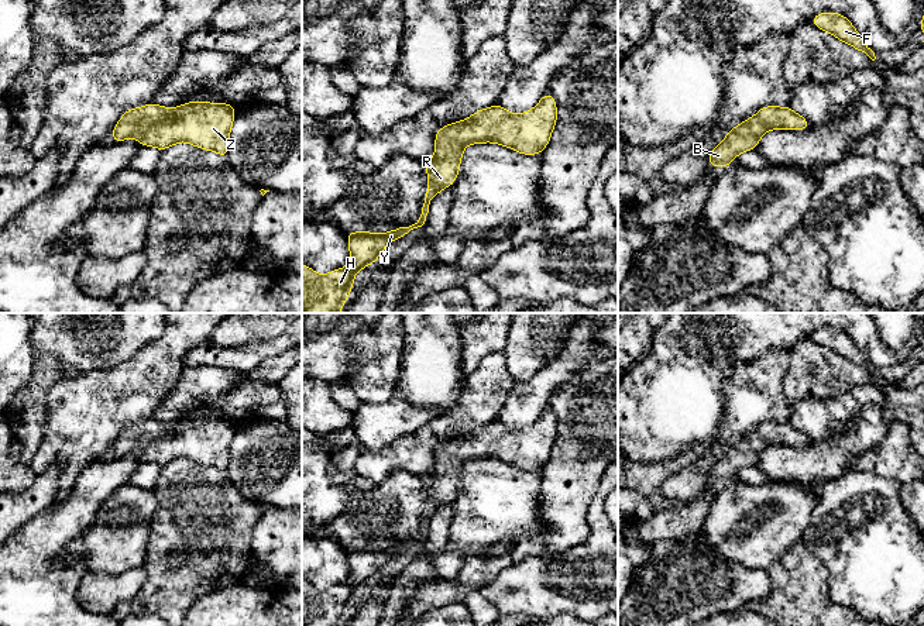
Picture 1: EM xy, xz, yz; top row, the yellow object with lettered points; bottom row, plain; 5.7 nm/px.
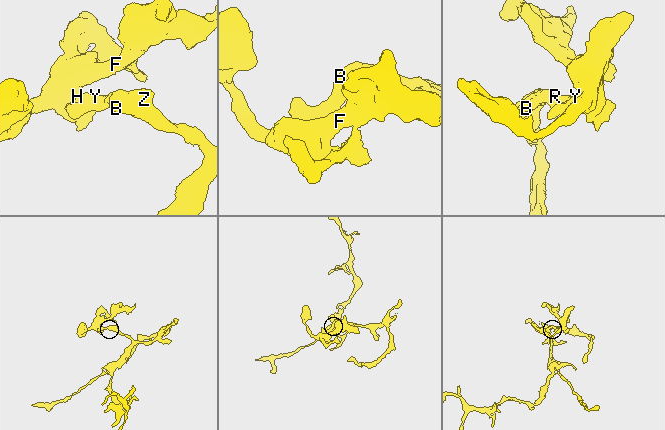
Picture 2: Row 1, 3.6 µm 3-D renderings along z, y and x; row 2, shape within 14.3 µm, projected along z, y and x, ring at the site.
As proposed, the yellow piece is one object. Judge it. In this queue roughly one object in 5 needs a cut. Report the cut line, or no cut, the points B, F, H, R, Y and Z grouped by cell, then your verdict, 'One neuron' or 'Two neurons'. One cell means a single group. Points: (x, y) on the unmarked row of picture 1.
No split. Groups: B F H R Y Z. One neuron

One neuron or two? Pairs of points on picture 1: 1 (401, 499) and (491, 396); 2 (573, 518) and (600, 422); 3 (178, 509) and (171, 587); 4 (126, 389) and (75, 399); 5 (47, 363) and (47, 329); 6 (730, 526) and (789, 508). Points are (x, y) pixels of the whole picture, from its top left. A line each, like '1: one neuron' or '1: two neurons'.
1: two neurons
2: one neuron
3: one neuron
4: one neuron
5: two neurons
6: one neuron

